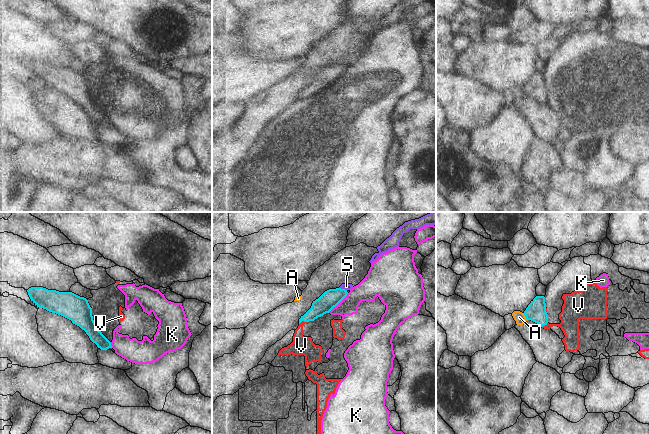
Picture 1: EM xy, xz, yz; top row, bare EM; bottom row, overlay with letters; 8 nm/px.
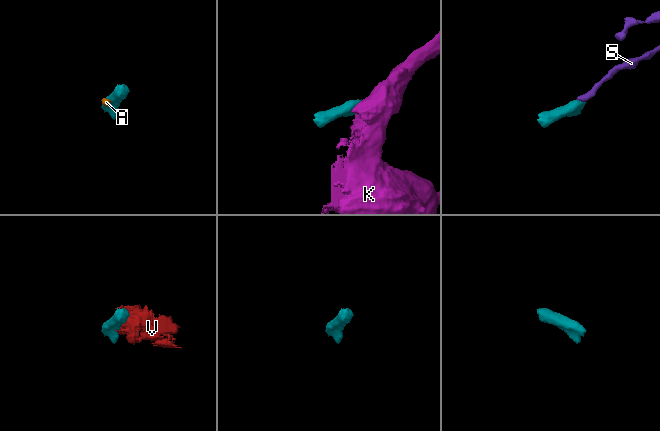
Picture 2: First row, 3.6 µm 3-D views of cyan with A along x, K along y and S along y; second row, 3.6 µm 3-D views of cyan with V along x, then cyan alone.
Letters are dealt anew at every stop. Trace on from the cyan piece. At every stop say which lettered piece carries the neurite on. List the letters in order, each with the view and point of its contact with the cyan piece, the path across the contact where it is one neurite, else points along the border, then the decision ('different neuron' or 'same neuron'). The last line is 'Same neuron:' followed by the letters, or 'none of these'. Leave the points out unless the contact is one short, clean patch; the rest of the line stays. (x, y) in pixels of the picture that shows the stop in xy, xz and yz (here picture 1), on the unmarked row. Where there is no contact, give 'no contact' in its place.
A: yz (525, 92) | along yz (523, 89), (527, 96) | different neuron
K: xz (338, 79) | along xz (348, 69), (328, 88) | different neuron
S: xz (343, 65) | along xz (339, 63), (346, 66) | different neuron
V: xz (303, 96) | along xz (307, 97), (302, 97), (299, 100) | different neuron
Same neuron: none of these

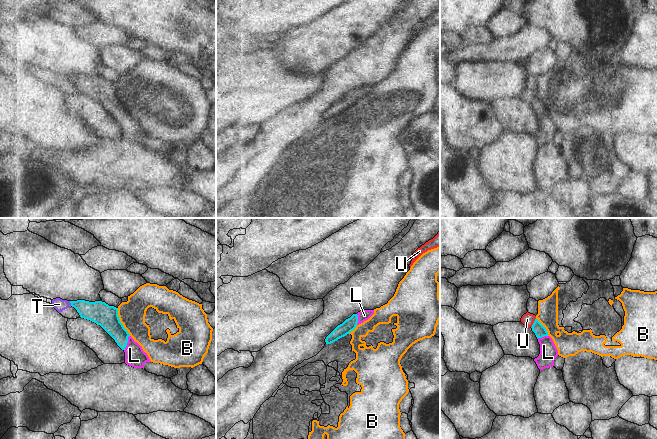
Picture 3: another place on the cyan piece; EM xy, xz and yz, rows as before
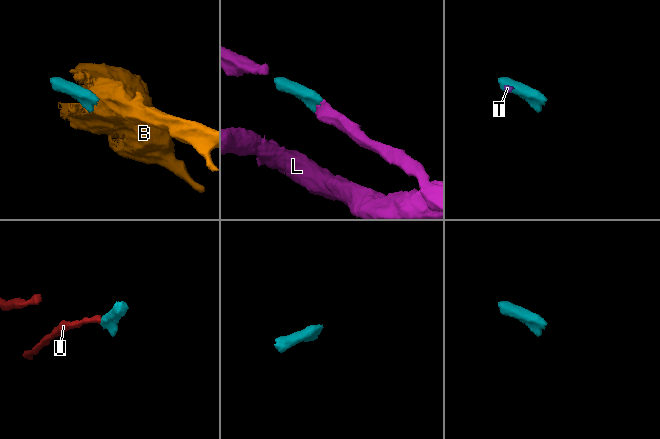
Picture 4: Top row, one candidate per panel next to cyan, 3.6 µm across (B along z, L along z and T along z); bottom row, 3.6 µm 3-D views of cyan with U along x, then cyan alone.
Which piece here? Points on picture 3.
B: xy (120, 98) | along xy (116, 84), (119, 97), (130, 111) | different neuron
L: xy (127, 118) | across xy (107, 94), (127, 118), (134, 131) | same neuron
T: xy (70, 78) | along xy (69, 77), (71, 81) | different neuron
U: yz (533, 99) | along yz (535, 94), (531, 103) | different neuron
Same neuron: L

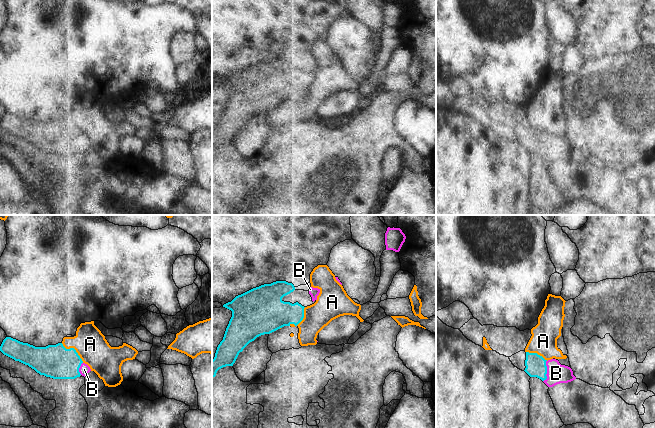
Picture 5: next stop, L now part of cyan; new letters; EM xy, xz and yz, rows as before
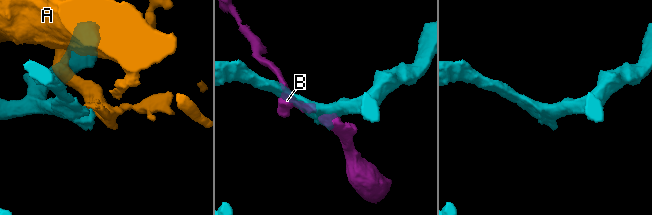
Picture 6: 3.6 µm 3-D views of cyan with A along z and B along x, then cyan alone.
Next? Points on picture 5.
A: xy (74, 125) | different neuron
B: yz (546, 147) | across yz (535, 140), (546, 147), (556, 149) | same neuron
Same neuron: B

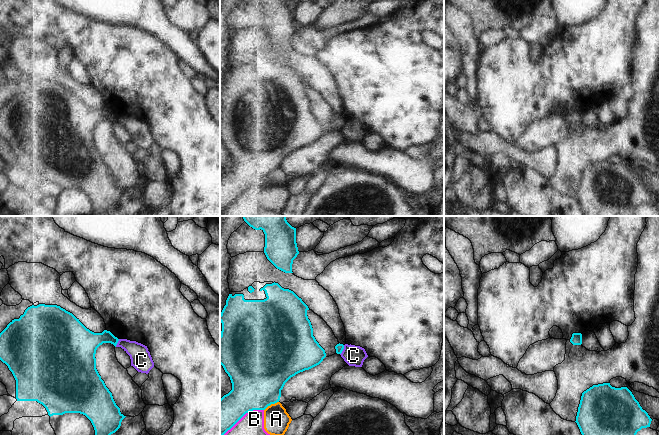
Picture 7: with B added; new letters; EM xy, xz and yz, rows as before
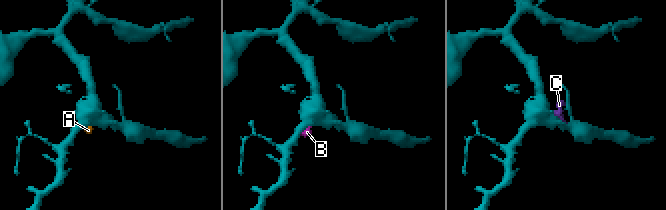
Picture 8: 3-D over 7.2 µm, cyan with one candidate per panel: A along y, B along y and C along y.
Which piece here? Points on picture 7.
A: xz (271, 179) | along xz (278, 177), (270, 180), (264, 186) | different neuron
B: xz (242, 192) | different neuron
C: xz (342, 126) | along xz (344, 121), (340, 130) | different neuron
Same neuron: none of these

